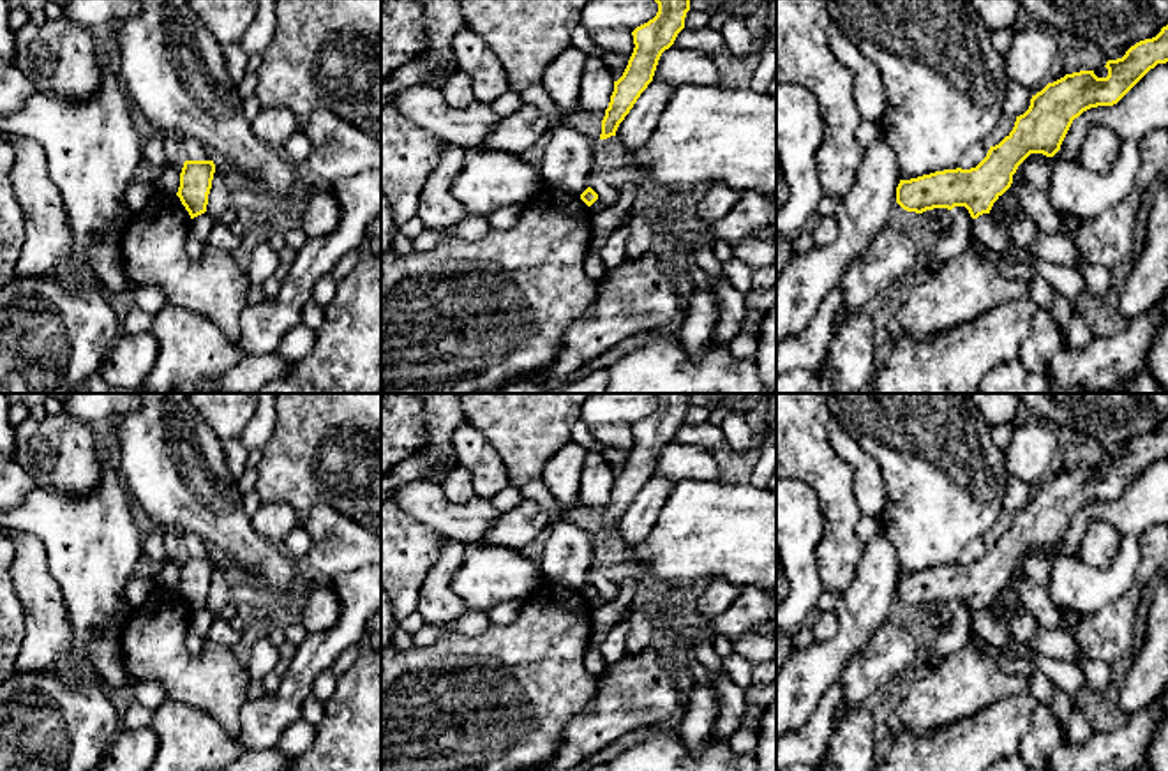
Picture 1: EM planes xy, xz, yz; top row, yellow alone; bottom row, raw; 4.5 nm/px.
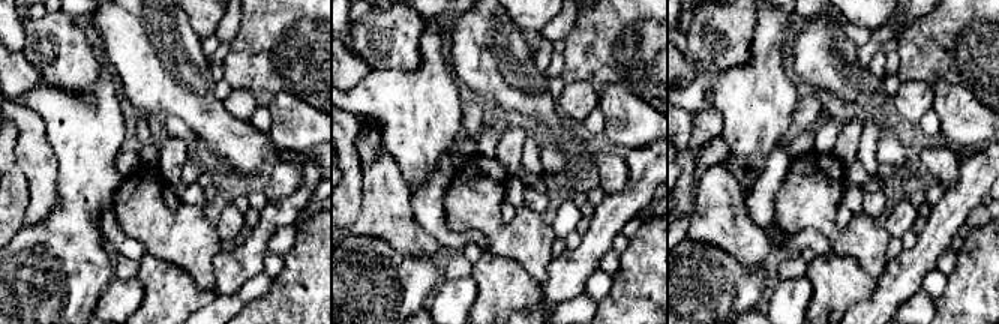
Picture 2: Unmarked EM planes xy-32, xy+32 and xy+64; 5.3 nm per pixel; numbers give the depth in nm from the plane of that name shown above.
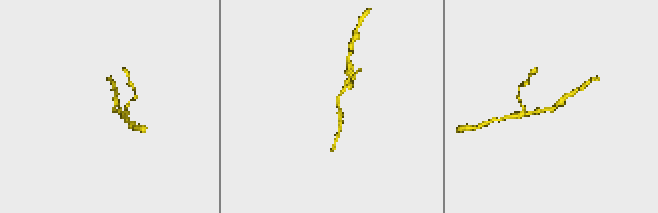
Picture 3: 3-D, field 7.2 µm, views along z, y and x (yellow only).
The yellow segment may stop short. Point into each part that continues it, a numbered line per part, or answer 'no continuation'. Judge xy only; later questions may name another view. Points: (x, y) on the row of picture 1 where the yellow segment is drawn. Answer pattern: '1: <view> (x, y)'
1: xy (200, 226)

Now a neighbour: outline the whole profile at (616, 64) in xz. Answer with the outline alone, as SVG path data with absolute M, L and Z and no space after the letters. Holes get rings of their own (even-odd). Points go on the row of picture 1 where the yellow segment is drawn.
M602 48L598 49L595 58L603 60L603 64L610 71L614 81L618 81L623 76L626 65L628 65L628 60L630 60L630 56L621 56L618 53L612 53L612 51L607 51L607 49L602 49Z

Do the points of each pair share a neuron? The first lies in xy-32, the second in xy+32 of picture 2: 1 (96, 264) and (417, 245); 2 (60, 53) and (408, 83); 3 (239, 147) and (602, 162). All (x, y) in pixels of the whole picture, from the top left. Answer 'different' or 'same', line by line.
1: different
2: different
3: different

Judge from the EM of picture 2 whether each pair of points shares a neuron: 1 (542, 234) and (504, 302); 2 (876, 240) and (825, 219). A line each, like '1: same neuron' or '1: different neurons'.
1: different neurons
2: same neuron

